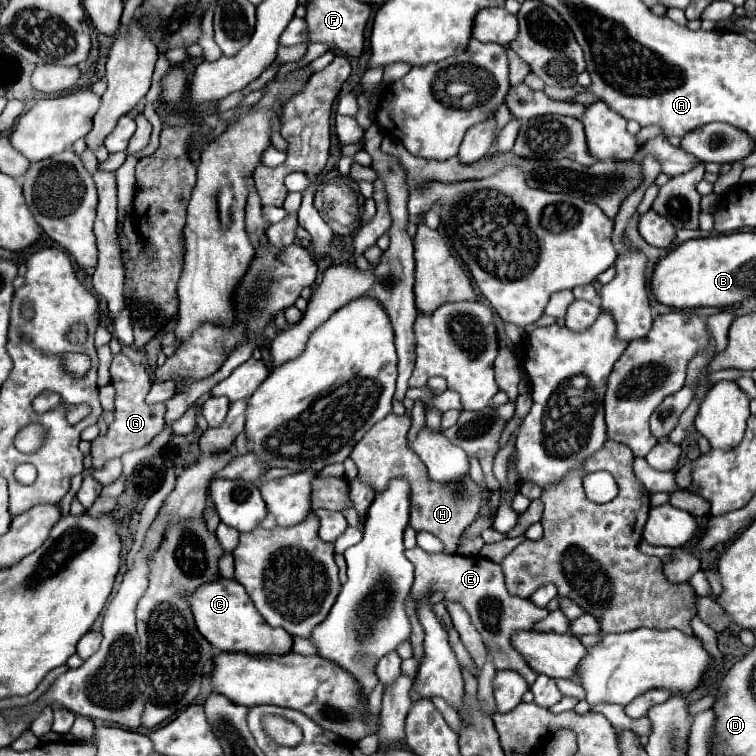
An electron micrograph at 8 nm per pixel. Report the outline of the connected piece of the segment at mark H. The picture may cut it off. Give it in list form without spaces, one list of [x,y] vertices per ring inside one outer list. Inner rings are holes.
[[[389,413],[383,421],[375,423],[375,427],[371,427],[371,431],[367,431],[367,435],[355,445],[355,449],[351,451],[351,459],[359,469],[359,477],[365,483],[371,483],[371,487],[375,487],[375,493],[381,493],[395,477],[407,479],[411,487],[409,525],[441,539],[445,545],[445,553],[455,553],[459,537],[477,519],[479,509],[489,499],[491,491],[487,487],[477,485],[469,475],[467,479],[463,479],[463,487],[439,487],[439,483],[431,483],[421,459],[417,459],[417,455],[407,447],[406,437],[410,425],[408,414],[401,416]]]

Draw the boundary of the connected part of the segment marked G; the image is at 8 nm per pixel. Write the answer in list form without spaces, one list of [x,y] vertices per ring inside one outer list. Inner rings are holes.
[[[117,353],[111,363],[111,385],[115,387],[115,421],[109,425],[105,435],[97,437],[91,443],[91,457],[93,457],[95,469],[101,469],[105,465],[105,461],[121,457],[127,451],[149,445],[153,441],[153,437],[157,437],[165,427],[165,419],[163,419],[165,405],[163,403],[157,403],[157,405],[145,403],[145,397],[147,397],[145,389],[147,389],[147,393],[151,389],[151,379],[149,379],[145,367],[133,365],[133,361],[129,357],[125,357],[123,353]]]

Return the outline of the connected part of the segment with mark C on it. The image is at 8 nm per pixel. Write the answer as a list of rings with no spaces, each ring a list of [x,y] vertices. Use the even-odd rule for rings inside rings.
[[[217,579],[201,585],[189,597],[191,611],[199,633],[217,649],[225,653],[241,651],[249,655],[287,655],[293,647],[293,635],[279,627],[271,627],[251,603],[245,587],[231,579]]]

